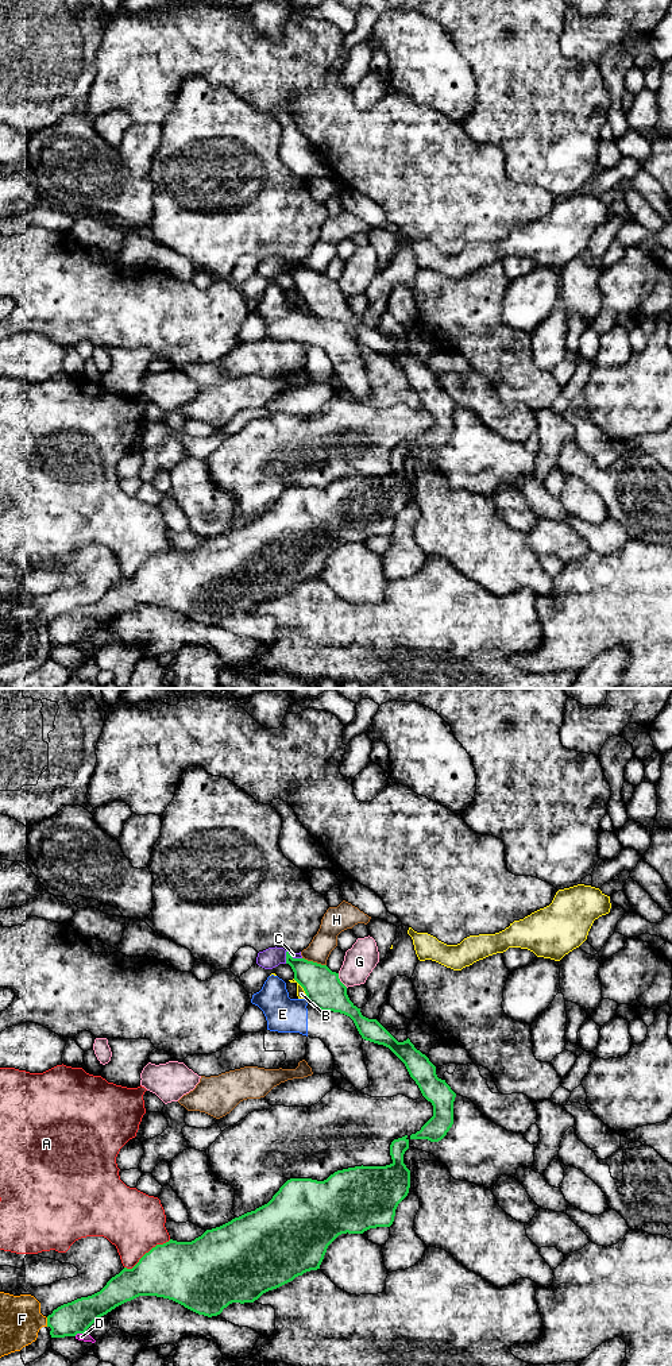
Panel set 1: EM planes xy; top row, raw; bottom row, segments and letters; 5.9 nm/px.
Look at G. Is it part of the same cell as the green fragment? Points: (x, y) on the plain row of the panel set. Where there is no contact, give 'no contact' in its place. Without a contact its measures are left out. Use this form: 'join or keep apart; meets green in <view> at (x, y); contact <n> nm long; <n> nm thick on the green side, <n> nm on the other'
keep apart; meets green in xy at (339, 289); contact 110 nm long; 220 nm thick on the green side, 190 nm on the other

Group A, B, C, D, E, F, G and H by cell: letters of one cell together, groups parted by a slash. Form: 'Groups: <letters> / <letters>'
Groups: A / B / C / D / E / F / G / H

